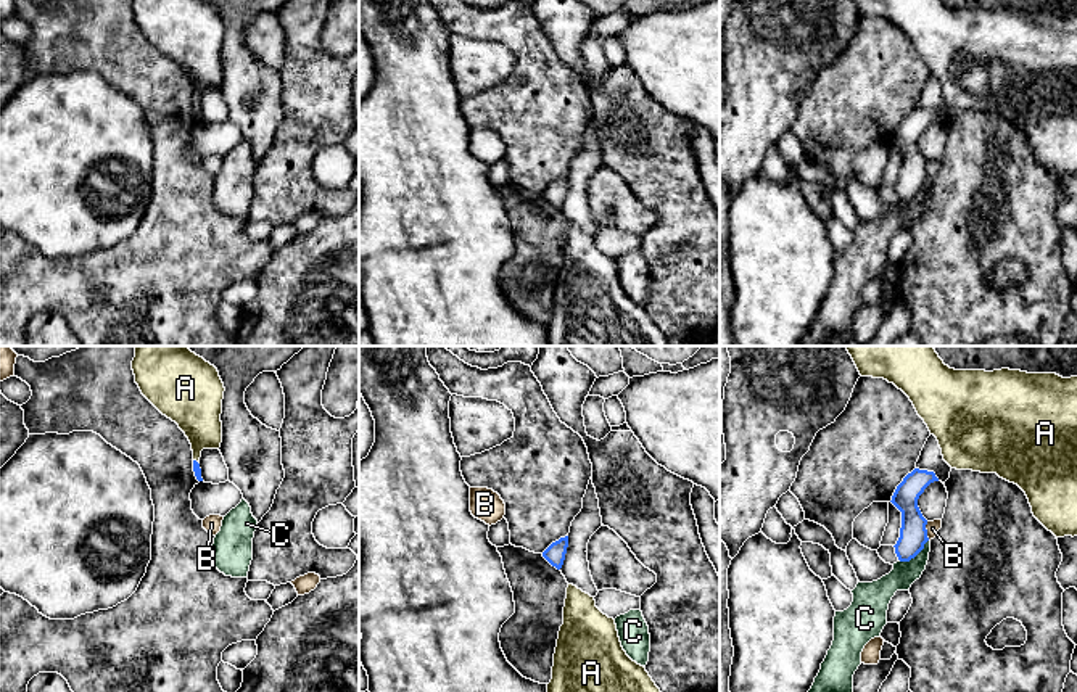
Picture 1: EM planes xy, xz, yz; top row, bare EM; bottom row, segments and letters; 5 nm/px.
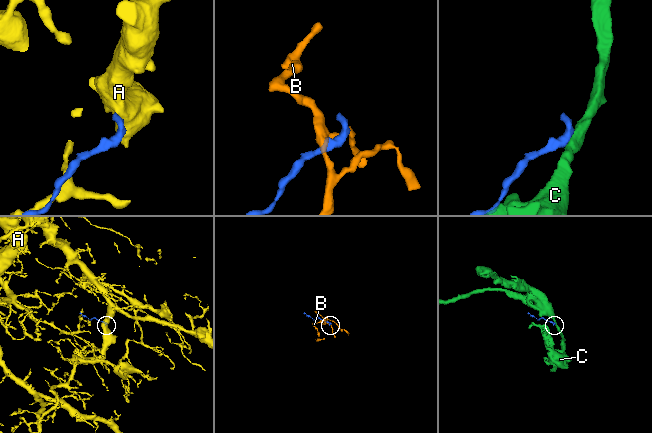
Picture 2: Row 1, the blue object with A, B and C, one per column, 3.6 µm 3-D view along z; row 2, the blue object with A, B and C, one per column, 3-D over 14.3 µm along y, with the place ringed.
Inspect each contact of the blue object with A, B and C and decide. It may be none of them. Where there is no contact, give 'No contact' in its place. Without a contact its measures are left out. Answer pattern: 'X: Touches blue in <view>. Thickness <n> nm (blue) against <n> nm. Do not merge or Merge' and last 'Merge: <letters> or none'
A: Touches blue in xy. Thickness 40 nm (blue) against 240 nm. Merge
B: Touches blue in yz. Thickness 140 nm (blue) against 70 nm. Do not merge
C: Touches blue in yz. Thickness 140 nm (blue) against 120 nm. Do not merge
Merge: A

